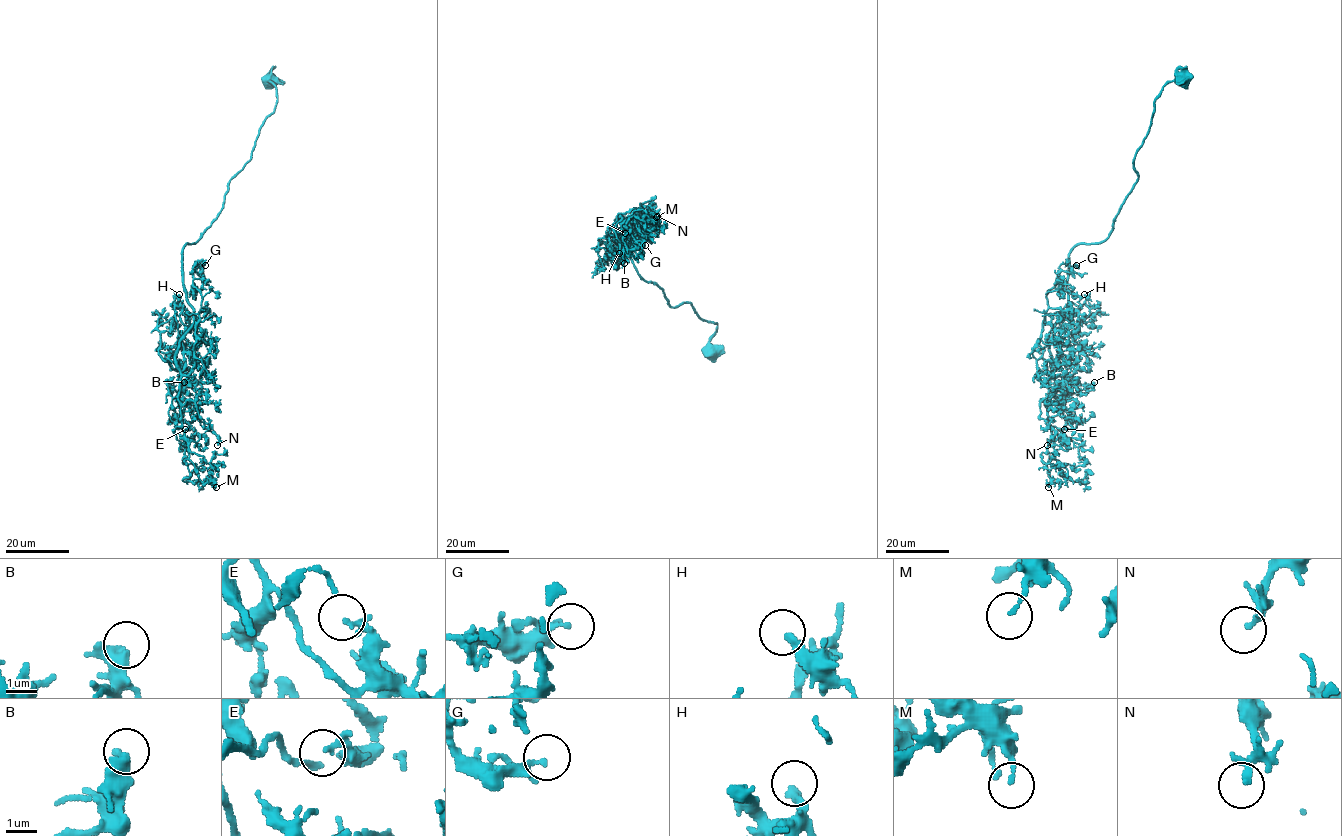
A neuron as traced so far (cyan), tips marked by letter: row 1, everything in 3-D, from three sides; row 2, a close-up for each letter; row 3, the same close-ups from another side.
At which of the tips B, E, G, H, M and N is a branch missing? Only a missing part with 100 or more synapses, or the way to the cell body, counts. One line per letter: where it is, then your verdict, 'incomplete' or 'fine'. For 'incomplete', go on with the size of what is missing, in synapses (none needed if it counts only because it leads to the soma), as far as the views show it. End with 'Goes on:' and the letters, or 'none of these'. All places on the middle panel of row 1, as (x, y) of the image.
B: place (624, 263); fine
E: place (625, 233); fine
G: place (645, 245); fine
H: place (619, 253); fine
M: place (656, 217); fine
N: place (657, 216); fine
Goes on: none of these

